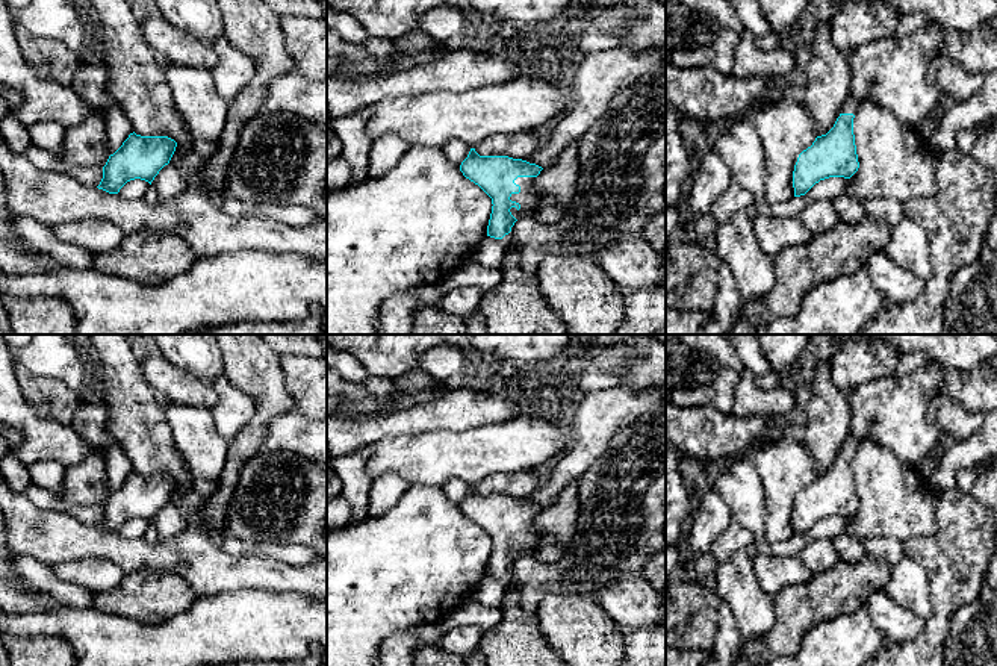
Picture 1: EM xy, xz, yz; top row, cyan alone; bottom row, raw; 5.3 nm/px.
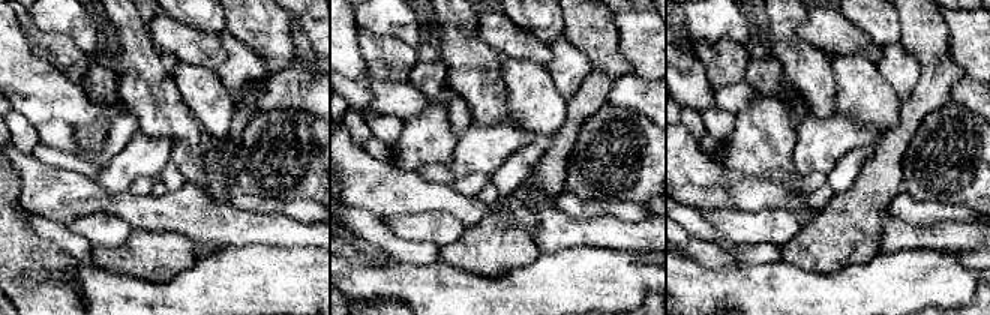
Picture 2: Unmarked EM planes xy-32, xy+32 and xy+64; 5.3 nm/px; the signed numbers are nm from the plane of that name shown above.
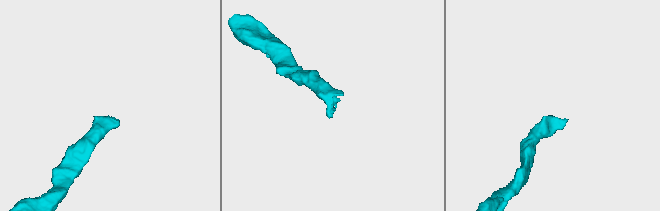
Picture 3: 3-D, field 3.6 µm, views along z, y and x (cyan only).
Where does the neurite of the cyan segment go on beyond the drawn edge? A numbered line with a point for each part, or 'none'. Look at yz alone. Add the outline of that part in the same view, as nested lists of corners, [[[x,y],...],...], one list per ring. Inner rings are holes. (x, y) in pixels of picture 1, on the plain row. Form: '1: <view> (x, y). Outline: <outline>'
1: yz (851, 444). Outline: [[[850,434],[844,440],[844,443],[841,447],[841,453],[853,453],[853,454],[856,454],[858,448],[859,448],[859,440],[853,434]]]

